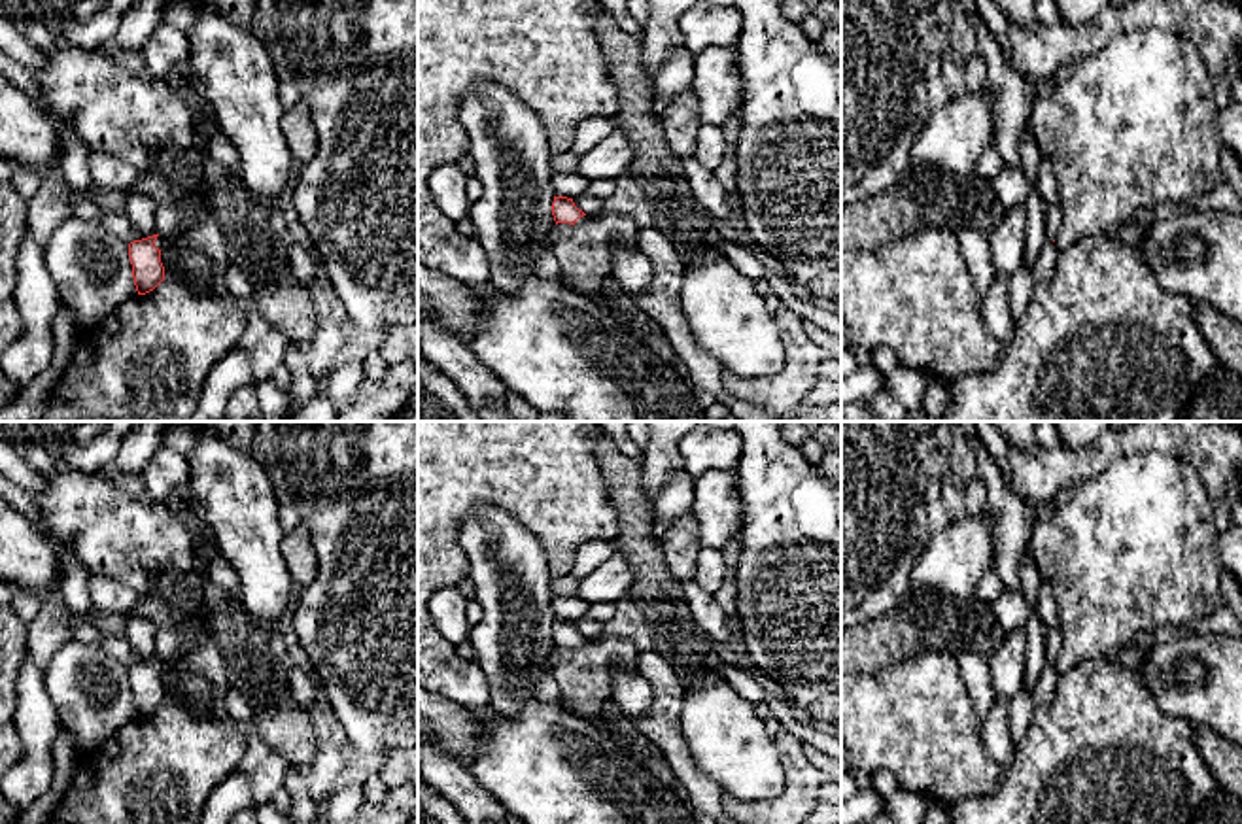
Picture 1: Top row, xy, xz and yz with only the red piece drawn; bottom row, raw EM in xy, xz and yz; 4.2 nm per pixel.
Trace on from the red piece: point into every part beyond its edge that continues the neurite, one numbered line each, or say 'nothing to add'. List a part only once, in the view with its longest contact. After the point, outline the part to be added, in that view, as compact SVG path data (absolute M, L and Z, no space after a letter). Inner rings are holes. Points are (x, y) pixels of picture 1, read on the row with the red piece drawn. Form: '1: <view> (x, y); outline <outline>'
1: xy (195, 206); outline M202 172L202 176L198 178L198 181L195 183L195 191L193 193L189 193L189 195L185 195L185 197L181 197L180 200L178 200L181 206L183 206L183 229L181 229L181 232L178 234L178 236L174 236L174 238L161 238L161 236L157 236L157 240L155 240L155 248L163 248L163 246L176 246L176 240L181 236L181 234L187 234L189 231L193 231L206 215L212 215L212 208L210 208L210 204L208 204L208 200L206 200L206 193L204 193L204 172Z

